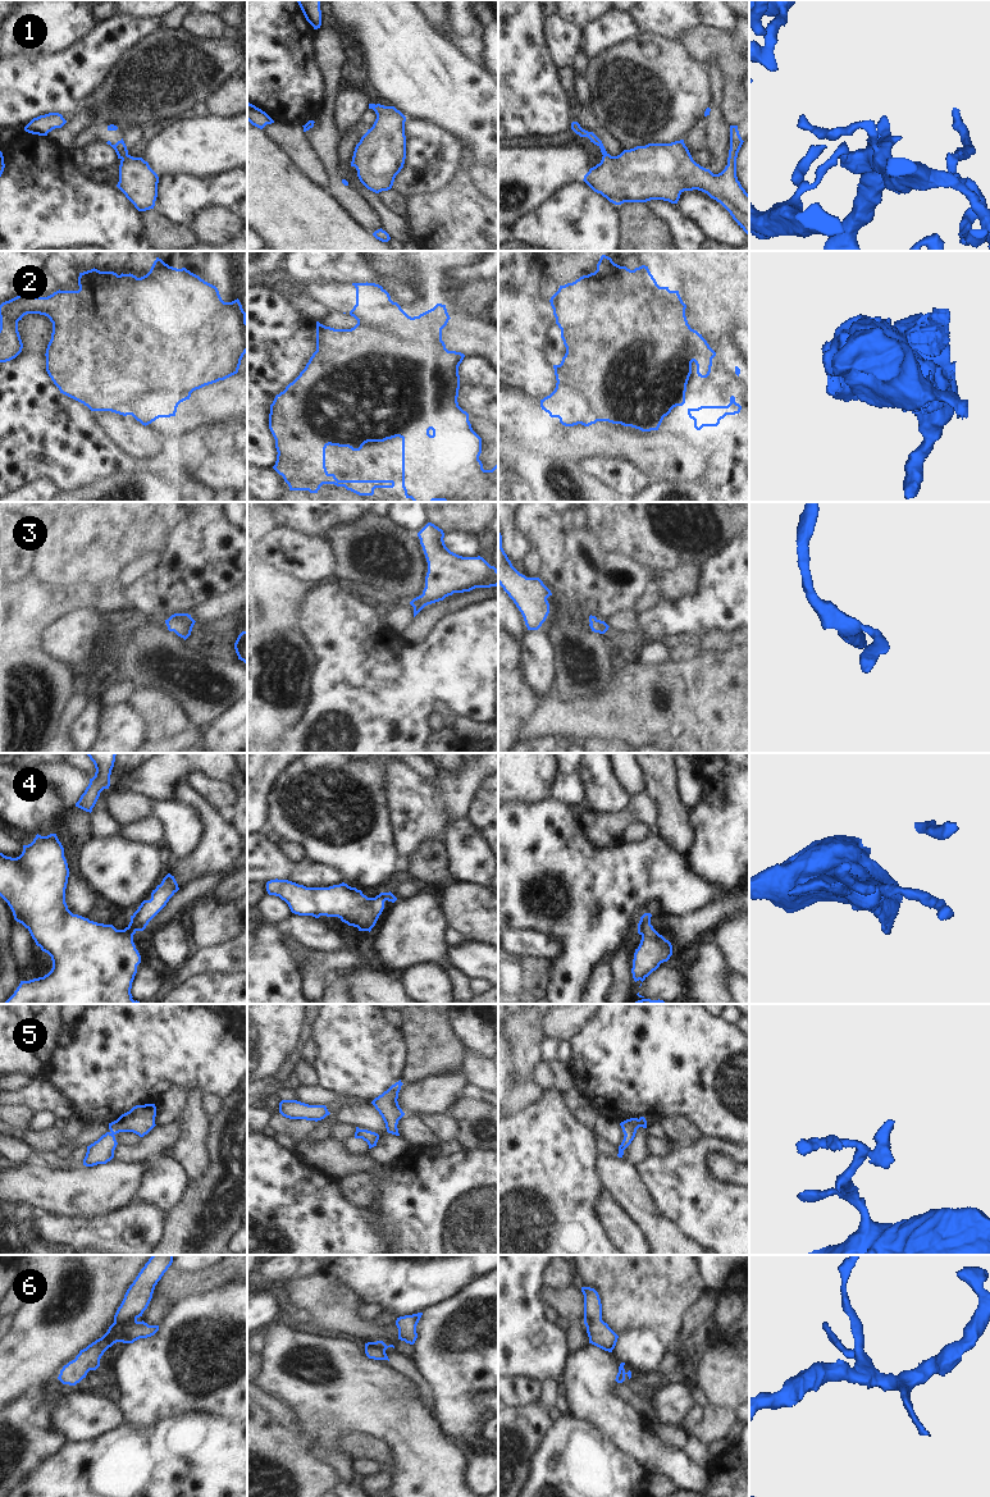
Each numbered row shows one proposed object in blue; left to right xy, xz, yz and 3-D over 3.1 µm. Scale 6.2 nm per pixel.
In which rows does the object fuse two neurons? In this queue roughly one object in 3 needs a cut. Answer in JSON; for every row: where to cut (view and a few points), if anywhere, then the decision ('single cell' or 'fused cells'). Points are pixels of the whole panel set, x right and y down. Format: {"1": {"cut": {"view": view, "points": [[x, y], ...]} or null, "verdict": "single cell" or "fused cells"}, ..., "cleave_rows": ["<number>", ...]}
{"1": {"cut": null, "verdict": "single cell"}, "2": {"cut": {"view": "xz", "points": [[411, 318], [402, 338], [357, 320]]}, "verdict": "fused cells"}, "3": {"cut": null, "verdict": "single cell"}, "4": {"cut": null, "verdict": "single cell"}, "5": {"cut": null, "verdict": "single cell"}, "6": {"cut": null, "verdict": "single cell"}, "cleave_rows": ["2"]}

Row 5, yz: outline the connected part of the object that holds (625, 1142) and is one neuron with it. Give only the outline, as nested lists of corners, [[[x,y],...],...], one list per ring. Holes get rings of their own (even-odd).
[[[644,1117],[638,1118],[630,1118],[620,1123],[622,1132],[624,1132],[624,1140],[621,1145],[619,1146],[619,1158],[622,1158],[624,1150],[631,1144],[631,1141],[635,1137],[637,1129],[639,1127],[647,1128],[647,1121]]]

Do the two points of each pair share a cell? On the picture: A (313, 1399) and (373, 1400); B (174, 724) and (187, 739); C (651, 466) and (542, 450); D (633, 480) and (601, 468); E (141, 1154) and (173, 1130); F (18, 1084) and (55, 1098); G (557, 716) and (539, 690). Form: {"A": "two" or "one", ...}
{"A": "one", "B": "two", "C": "one", "D": "one", "E": "one", "F": "two", "G": "two"}

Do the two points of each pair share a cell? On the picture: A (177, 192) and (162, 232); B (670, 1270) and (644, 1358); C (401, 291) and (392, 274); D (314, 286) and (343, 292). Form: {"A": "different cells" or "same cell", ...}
{"A": "different cells", "B": "different cells", "C": "different cells", "D": "same cell"}

